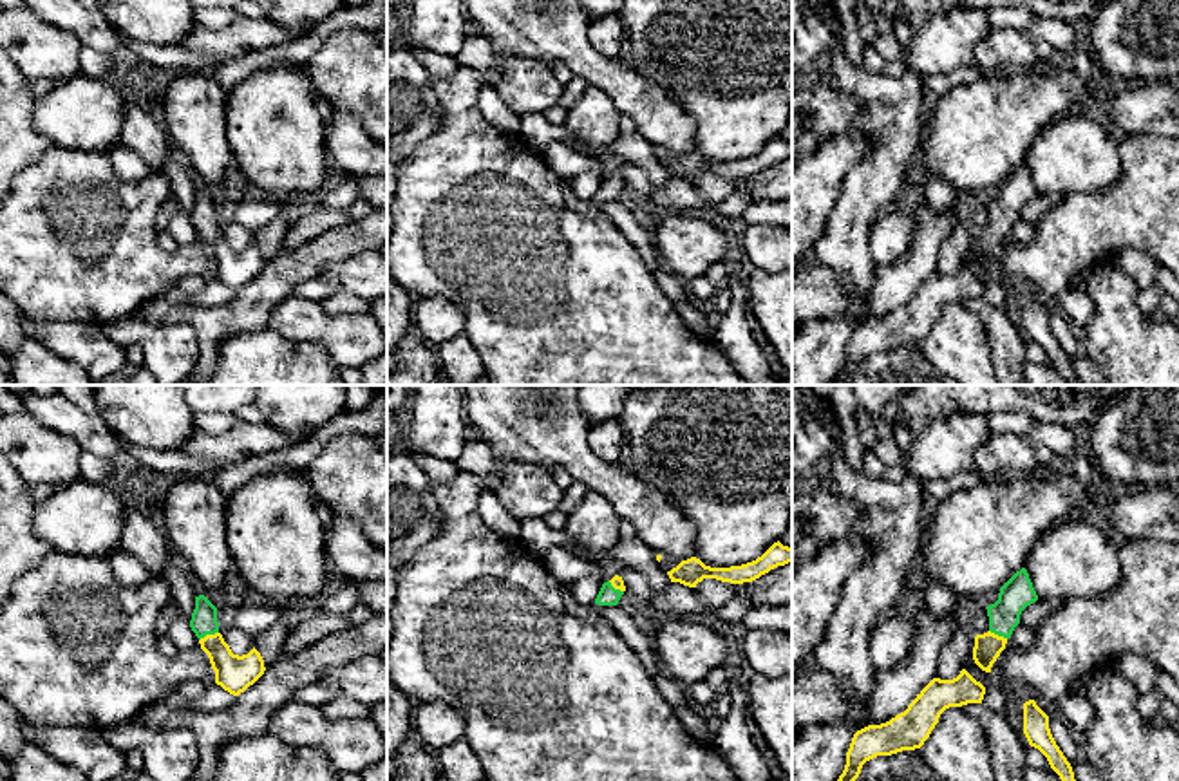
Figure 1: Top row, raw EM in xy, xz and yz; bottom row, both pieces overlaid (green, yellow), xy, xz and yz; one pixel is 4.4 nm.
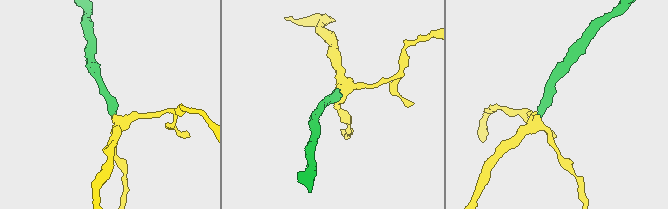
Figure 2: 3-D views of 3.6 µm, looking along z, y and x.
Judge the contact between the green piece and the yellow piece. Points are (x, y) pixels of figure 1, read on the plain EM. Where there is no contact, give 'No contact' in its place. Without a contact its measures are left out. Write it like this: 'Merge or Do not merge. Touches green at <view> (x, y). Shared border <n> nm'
Merge. Touches green at xy (208, 228). Shared border 100 nm

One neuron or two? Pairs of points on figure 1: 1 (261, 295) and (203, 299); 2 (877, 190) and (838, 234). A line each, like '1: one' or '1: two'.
1: two
2: one

